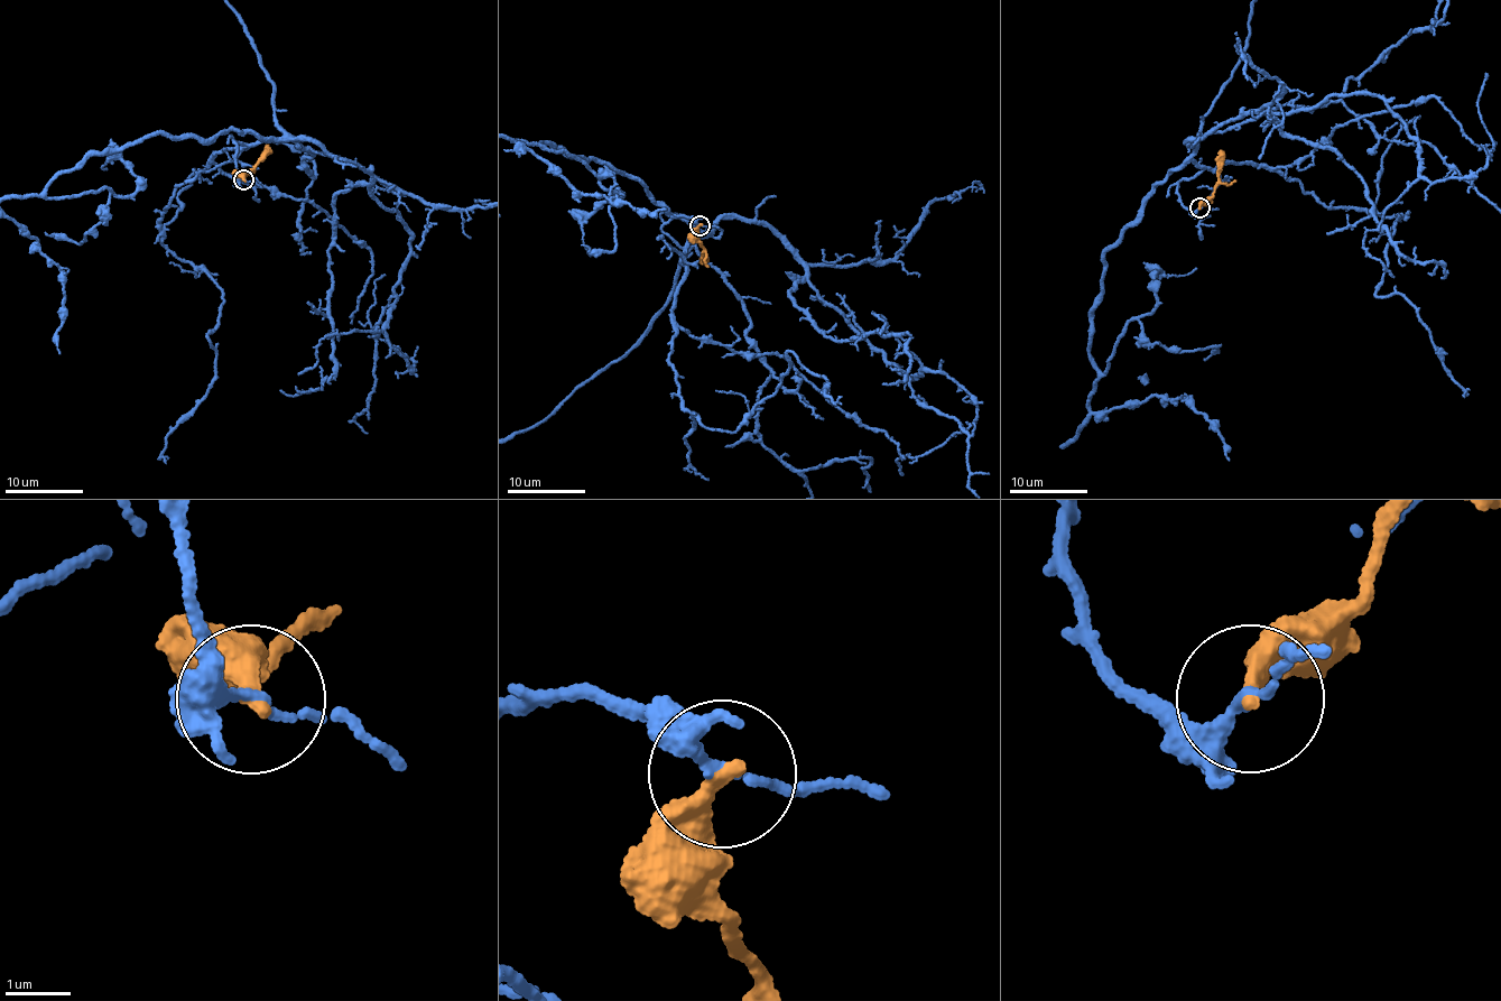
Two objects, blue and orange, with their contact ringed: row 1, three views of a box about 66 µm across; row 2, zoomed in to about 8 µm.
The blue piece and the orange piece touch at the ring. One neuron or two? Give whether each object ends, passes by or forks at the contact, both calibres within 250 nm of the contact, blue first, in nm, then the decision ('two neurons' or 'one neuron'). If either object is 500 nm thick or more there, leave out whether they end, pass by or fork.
blue passes by | orange ends | 170/320 nm | two neurons

